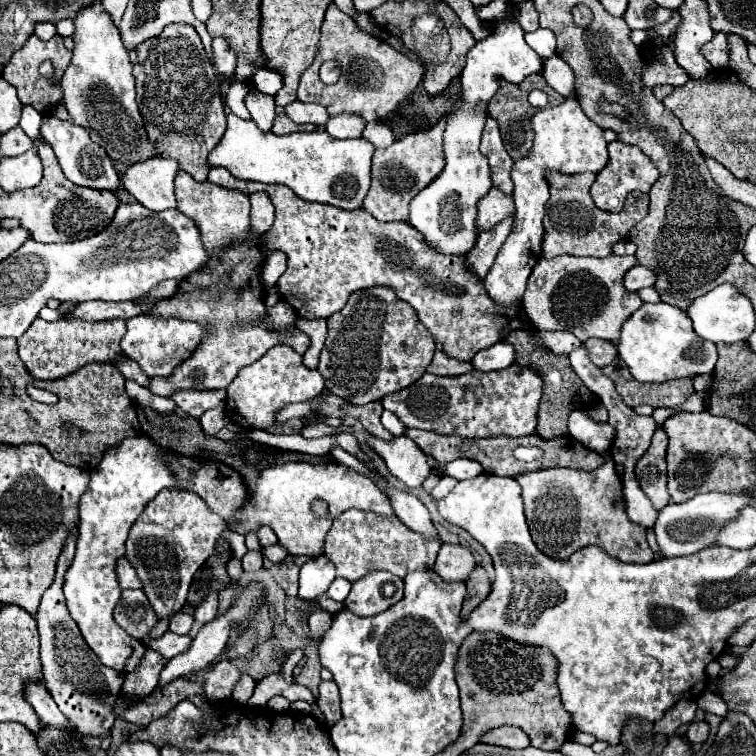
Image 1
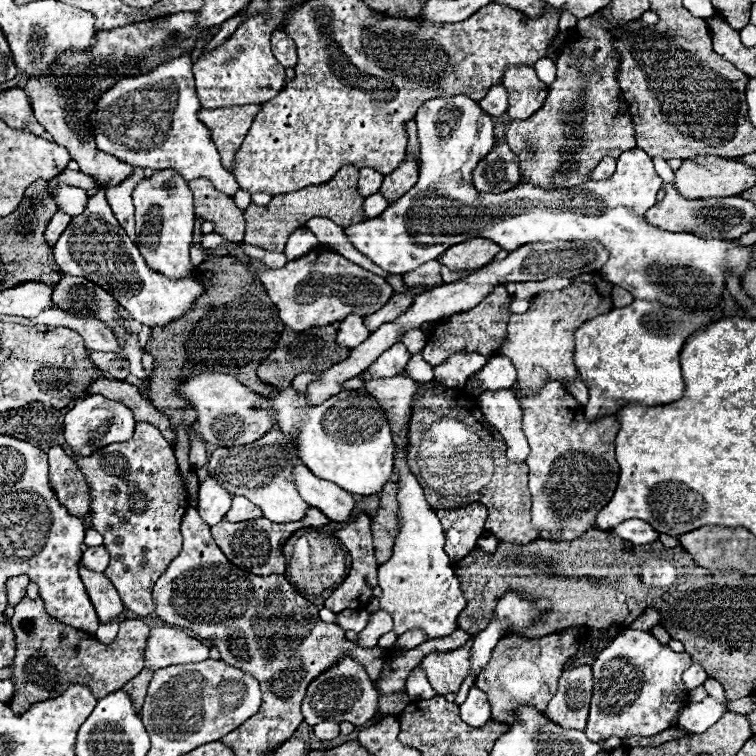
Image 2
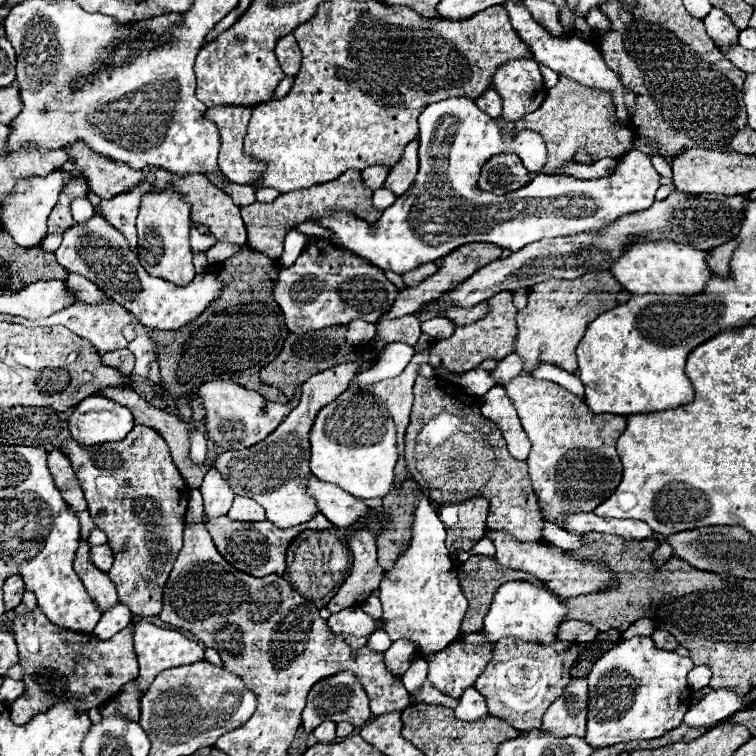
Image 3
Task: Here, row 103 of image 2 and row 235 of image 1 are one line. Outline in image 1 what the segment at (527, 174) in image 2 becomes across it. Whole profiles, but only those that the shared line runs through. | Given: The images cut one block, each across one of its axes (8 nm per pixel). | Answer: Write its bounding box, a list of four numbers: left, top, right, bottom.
[542,172,650,258]

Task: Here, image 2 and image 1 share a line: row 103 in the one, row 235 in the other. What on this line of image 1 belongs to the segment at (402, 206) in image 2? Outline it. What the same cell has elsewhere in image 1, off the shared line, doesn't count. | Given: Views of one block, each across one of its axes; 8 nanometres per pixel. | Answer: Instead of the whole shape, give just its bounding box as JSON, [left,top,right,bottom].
[410,20,542,254]

